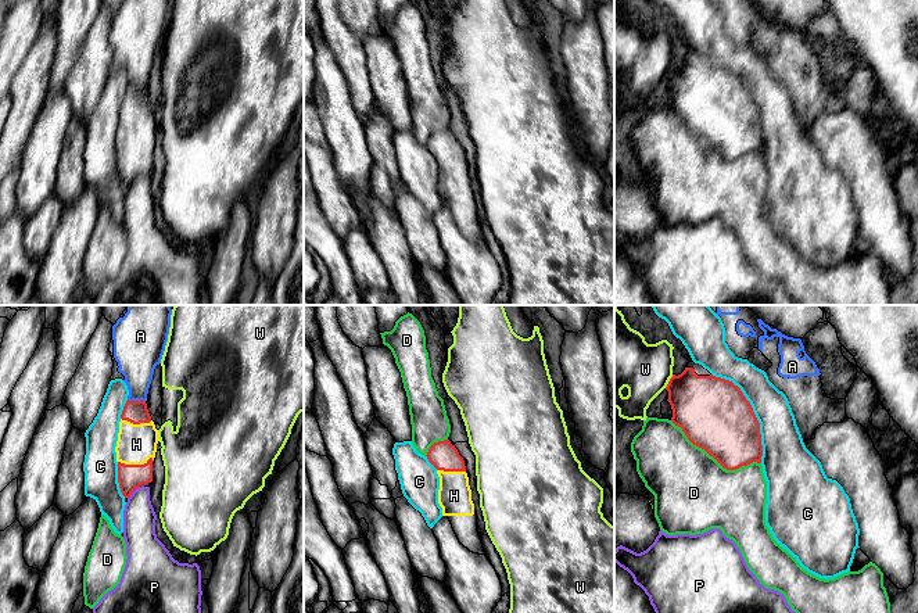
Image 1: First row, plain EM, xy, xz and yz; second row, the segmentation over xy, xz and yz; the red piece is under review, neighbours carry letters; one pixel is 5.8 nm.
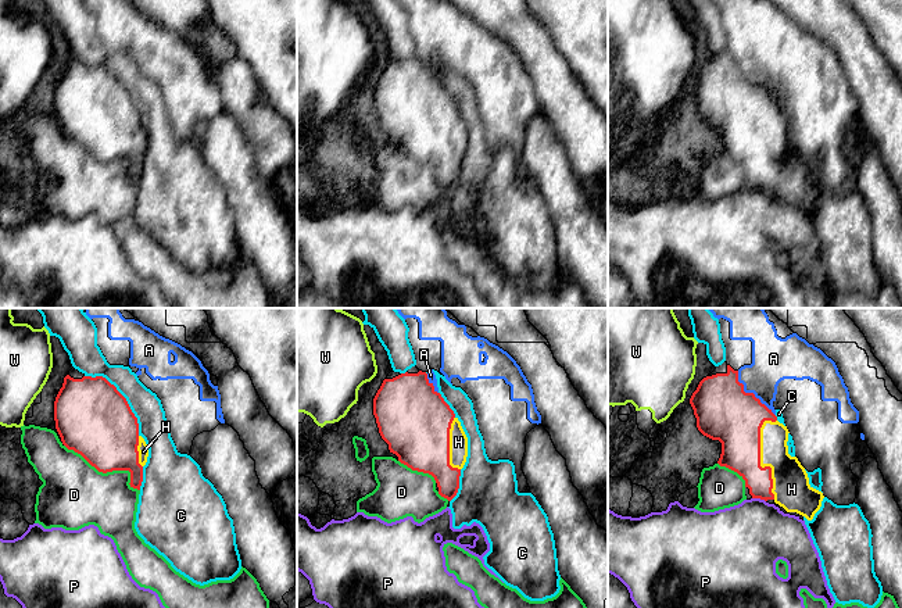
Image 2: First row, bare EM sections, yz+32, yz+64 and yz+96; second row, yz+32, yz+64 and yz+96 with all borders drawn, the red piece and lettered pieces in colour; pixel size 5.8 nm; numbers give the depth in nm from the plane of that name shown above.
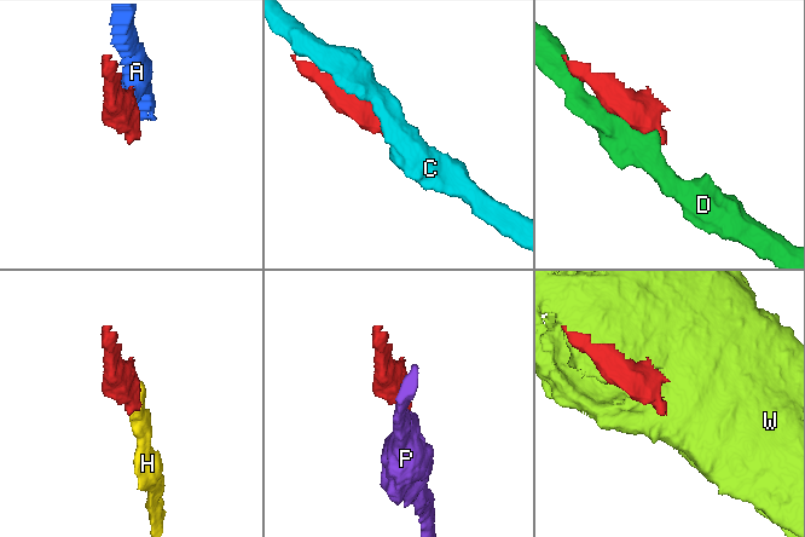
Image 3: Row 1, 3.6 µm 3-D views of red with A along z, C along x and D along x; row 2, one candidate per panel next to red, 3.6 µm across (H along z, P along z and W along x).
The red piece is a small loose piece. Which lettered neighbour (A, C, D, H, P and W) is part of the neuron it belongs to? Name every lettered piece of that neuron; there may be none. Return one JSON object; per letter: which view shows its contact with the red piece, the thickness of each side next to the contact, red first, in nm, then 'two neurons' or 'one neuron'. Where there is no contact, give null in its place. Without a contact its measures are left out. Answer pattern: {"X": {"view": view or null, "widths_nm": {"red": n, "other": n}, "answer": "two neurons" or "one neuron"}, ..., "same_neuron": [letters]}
{"A": {"view": "xy", "widths_nm": {"red": 140, "other": 220}, "answer": "two neurons"}, "C": {"view": "yz", "widths_nm": {"red": 400, "other": 240}, "answer": "two neurons"}, "D": {"view": "yz", "widths_nm": {"red": 400, "other": 460}, "answer": "two neurons"}, "H": {"view": "xy", "widths_nm": {"red": 140, "other": 220}, "answer": "one neuron"}, "P": {"view": "xy", "widths_nm": {"red": 140, "other": 190}, "answer": "two neurons"}, "W": {"view": "yz", "widths_nm": {"red": 360, "other": 300}, "answer": "two neurons"}, "same_neuron": ["H"]}

